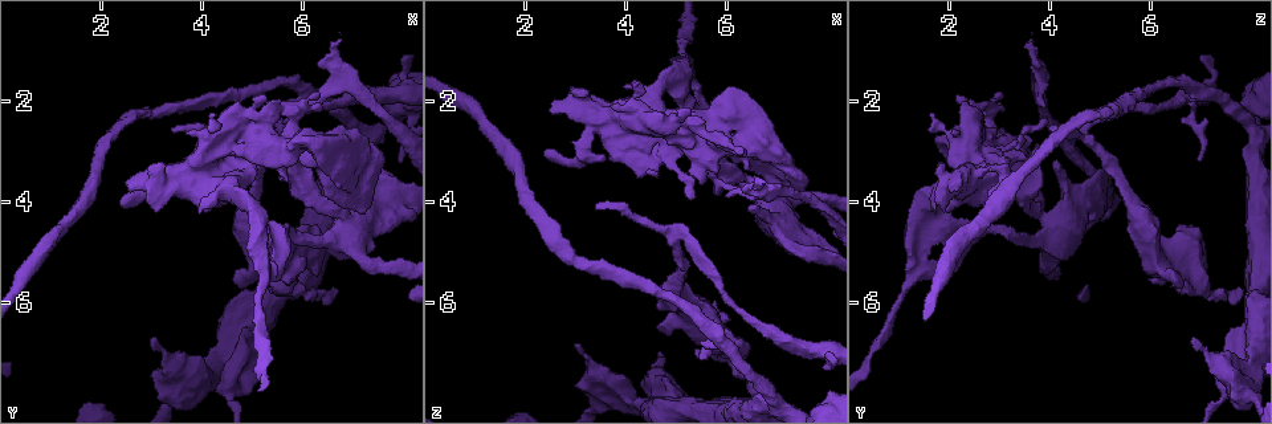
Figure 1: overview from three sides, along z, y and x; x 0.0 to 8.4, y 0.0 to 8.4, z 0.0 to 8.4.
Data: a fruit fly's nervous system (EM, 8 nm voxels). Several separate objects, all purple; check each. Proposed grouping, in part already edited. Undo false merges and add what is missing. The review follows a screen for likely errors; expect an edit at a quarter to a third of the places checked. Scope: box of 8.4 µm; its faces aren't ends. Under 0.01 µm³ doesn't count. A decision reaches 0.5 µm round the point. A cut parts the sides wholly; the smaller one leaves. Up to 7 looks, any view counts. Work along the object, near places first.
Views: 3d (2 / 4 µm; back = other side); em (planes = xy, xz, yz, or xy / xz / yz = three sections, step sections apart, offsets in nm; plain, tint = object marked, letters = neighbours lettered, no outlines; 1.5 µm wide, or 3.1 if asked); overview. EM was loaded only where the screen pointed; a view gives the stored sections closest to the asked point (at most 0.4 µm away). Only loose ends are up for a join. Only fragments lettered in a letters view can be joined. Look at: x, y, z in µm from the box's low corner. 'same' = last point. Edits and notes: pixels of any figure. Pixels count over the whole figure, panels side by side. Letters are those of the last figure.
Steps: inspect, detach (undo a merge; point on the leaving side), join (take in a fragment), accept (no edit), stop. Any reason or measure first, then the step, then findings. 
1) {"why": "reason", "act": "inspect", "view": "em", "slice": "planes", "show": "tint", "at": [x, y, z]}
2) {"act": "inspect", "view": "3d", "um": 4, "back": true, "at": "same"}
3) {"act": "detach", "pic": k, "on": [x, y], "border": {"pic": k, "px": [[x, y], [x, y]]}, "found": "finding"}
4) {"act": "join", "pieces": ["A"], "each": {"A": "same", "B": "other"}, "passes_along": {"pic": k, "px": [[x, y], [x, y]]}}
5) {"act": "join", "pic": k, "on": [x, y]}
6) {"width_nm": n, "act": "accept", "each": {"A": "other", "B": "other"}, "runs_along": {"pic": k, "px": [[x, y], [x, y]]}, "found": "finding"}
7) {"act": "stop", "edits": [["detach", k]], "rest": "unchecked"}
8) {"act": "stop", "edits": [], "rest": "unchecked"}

{"why": "thick end", "act": "inspect", "view": "em", "slice": "xz", "step": 4, "show": "plain", "at": [2.55, 3.70, 2.25]}

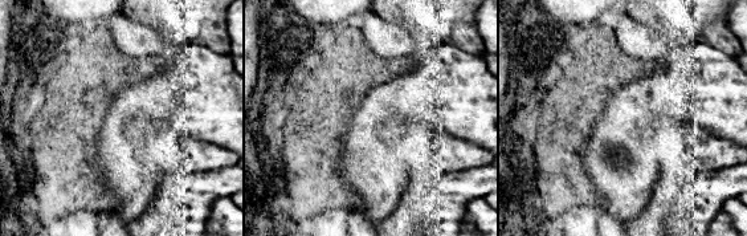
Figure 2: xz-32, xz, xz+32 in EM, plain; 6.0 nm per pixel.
{"act": "inspect", "view": "em", "slice": "xz", "step": 4, "show": "tint", "at": "same"}

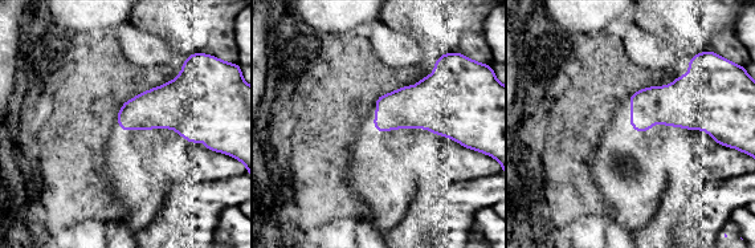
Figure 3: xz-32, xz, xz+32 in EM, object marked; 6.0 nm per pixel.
{"act": "inspect", "view": "em", "slice": "xz", "step": 4, "show": "letters", "at": "same"}

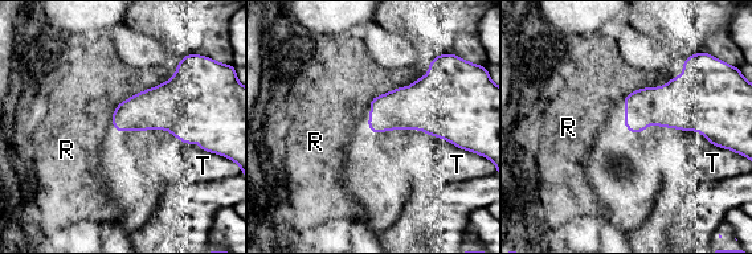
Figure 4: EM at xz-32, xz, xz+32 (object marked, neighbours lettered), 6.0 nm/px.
{"act": "accept", "each": {"R": "other", "T": "other"}, "border": {"pic": 4, "px": [[637, 89], [621, 98]]}, "found": "no lettered fragment goes on from it"}

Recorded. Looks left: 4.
{"why": "an open end", "act": "inspect", "view": "em", "slice": "xy", "step": 8, "show": "tint", "at": [3.45, 2.60, 4.00]}

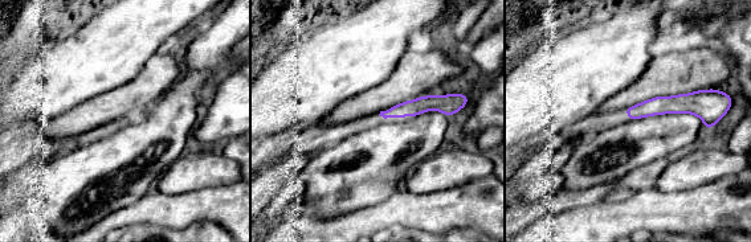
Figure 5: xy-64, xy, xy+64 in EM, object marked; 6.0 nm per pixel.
{"why": "another direction", "act": "inspect", "view": "em", "slice": "planes", "show": "letters", "at": "same"}

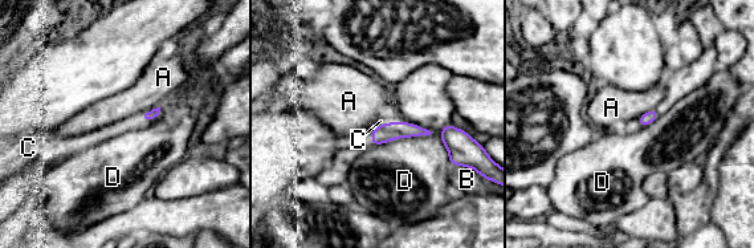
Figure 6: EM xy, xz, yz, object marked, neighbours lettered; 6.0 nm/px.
{"act": "join", "pieces": ["C"], "each": {"A": "other", "B": "other", "C": "same", "D": "other"}, "found": "the neuron continues"}

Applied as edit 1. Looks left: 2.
{"act": "inspect", "view": "overview"}

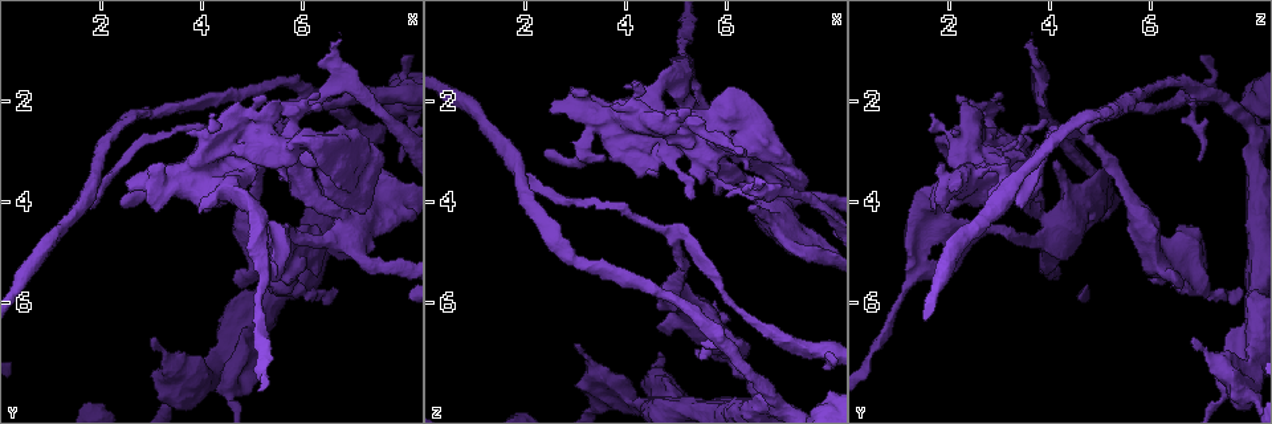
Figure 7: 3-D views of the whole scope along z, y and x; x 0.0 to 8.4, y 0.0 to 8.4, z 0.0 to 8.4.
{"why": "free end", "act": "inspect", "view": "em", "slice": "planes", "show": "letters", "at": [6.30, 1.20, 3.70]}

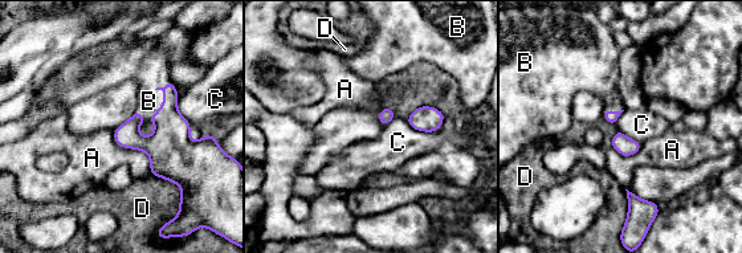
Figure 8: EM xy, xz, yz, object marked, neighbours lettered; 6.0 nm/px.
{"act": "join", "pieces": ["B"], "each": {"A": "other", "B": "same", "C": "other", "D": "other"}, "found": "it goes on there"}

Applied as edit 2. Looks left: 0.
{"act": "stop", "edits": [["join", 6], ["join", 8]], "rest": "unchecked"}

